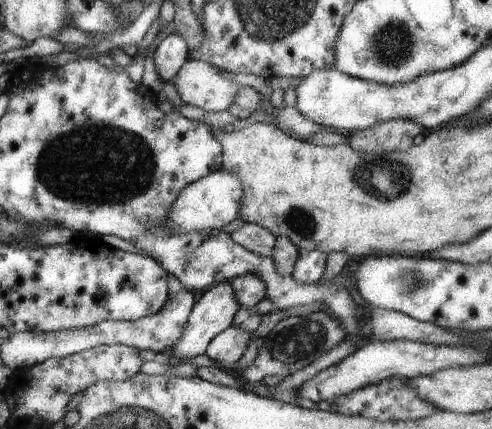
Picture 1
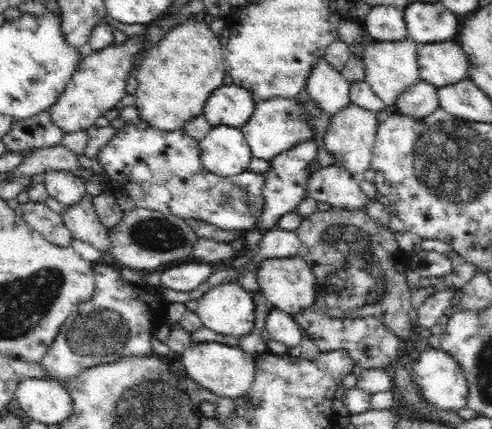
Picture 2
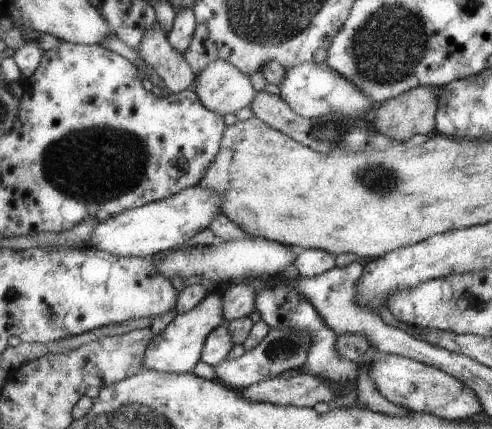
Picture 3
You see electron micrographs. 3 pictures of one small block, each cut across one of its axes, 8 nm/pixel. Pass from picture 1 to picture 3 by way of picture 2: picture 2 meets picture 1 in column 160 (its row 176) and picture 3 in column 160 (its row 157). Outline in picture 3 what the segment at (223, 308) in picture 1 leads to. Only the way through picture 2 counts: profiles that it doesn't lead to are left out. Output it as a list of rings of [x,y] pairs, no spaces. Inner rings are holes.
[[[209,292],[203,302],[199,302],[195,308],[191,308],[185,314],[177,314],[169,324],[163,328],[161,334],[155,334],[153,340],[147,344],[147,350],[143,352],[143,370],[155,370],[165,374],[187,374],[193,372],[195,364],[201,360],[203,344],[211,330],[215,330],[223,322],[223,300],[217,292]]]

